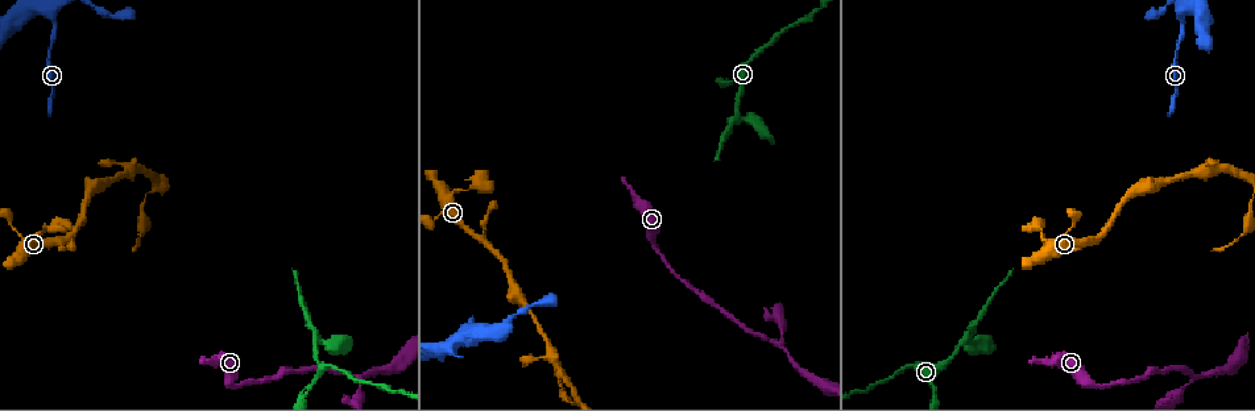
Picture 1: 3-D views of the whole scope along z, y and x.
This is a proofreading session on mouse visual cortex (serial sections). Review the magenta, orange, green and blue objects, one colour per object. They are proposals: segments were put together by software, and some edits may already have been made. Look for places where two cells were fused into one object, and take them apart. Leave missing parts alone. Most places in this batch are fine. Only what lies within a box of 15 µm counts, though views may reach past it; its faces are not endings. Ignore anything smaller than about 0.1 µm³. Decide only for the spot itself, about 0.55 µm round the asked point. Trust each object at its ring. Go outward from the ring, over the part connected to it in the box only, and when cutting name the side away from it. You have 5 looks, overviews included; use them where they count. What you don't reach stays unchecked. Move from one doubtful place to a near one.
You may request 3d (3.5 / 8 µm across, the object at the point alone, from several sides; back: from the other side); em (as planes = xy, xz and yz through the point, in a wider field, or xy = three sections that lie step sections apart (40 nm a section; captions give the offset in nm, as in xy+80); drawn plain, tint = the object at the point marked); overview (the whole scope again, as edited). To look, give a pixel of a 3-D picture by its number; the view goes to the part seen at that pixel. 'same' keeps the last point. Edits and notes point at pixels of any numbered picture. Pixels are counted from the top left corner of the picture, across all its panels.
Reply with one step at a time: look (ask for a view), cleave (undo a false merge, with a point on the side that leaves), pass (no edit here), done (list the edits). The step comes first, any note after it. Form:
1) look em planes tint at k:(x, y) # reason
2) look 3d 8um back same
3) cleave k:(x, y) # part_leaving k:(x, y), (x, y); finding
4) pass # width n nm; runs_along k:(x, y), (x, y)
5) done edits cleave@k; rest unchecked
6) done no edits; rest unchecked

look 3d 3.5um at 1:(229, 386) # thick turns thin

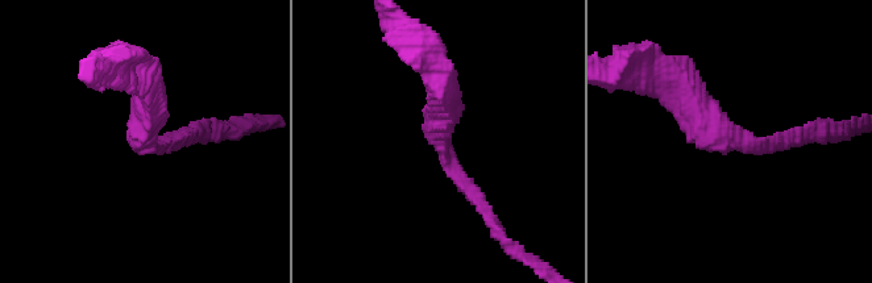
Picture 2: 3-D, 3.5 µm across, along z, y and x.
look em planes plain at 2:(743, 143) # shape alone is not enough

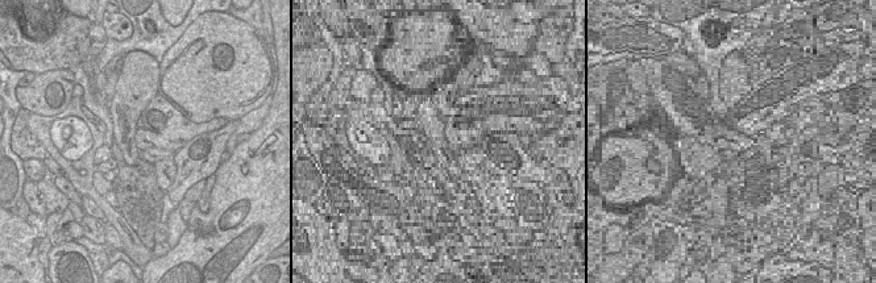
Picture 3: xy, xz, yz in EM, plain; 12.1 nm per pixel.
look em planes tint same # where the object lies

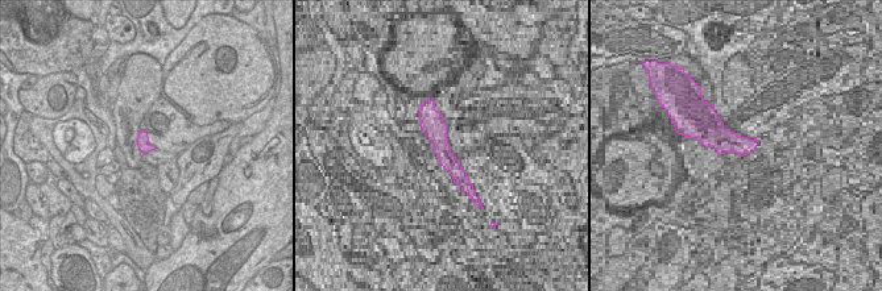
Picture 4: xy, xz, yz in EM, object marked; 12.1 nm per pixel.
pass # runs_along 2:(680, 80), (727, 141), (809, 132); continuous, no second cell

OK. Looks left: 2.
look 3d 3.5um back at 1:(780, 342) # sharp bend

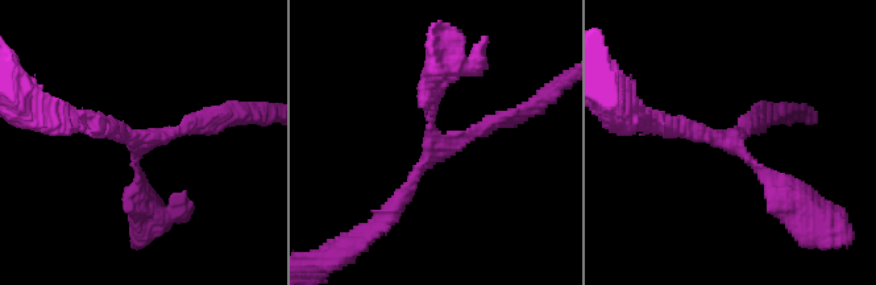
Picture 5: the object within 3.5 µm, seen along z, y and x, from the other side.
look em xy step 5 tint at 5:(443, 146) # arms 3; arm_widths 200, 200, 200 nm; need the tissue

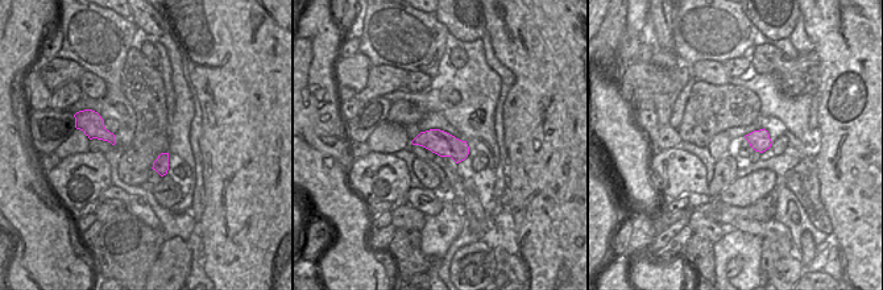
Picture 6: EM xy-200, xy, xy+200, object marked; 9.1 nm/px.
pass # width 220 nm; runs_along 5:(515, 116), (445, 143), (393, 210); all the same cell

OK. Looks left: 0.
done no edits; rest unchecked

